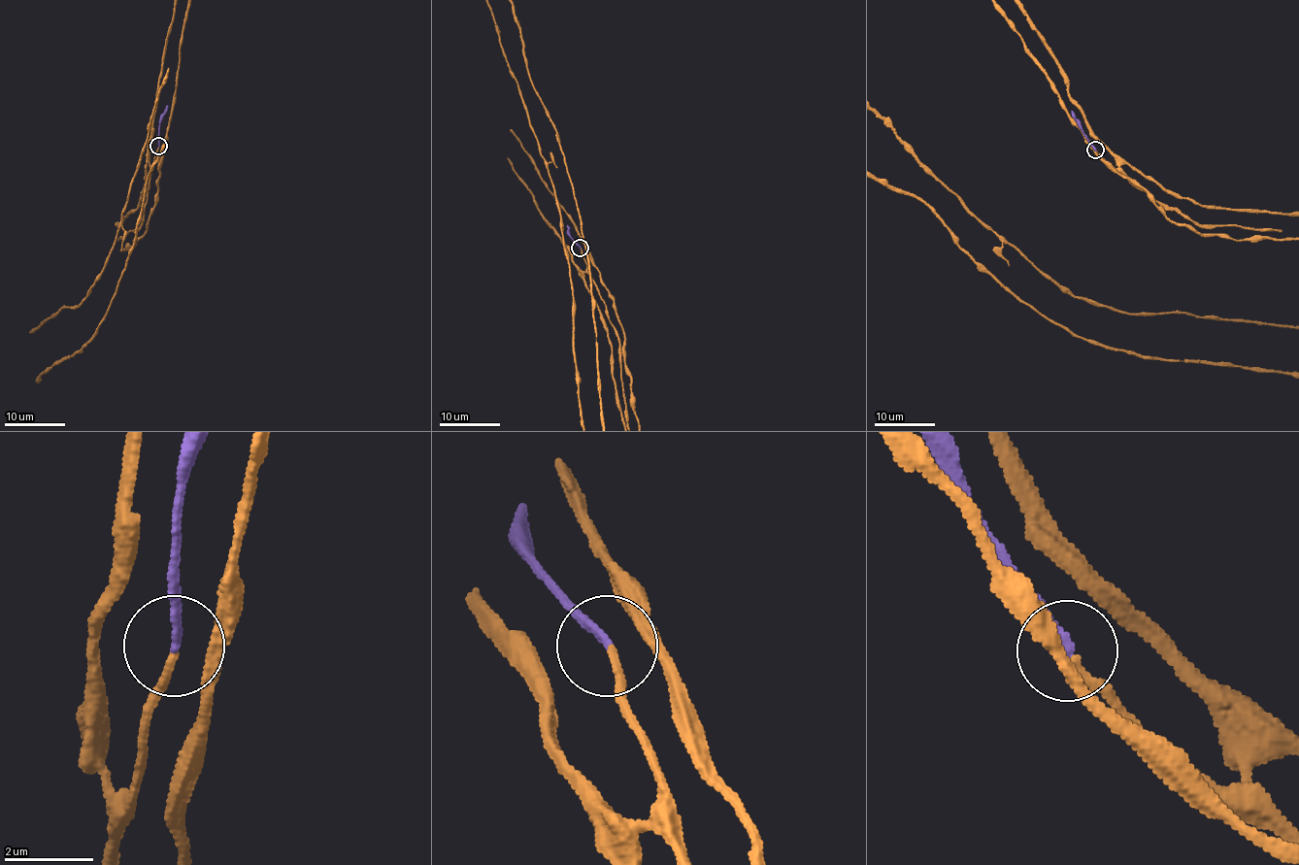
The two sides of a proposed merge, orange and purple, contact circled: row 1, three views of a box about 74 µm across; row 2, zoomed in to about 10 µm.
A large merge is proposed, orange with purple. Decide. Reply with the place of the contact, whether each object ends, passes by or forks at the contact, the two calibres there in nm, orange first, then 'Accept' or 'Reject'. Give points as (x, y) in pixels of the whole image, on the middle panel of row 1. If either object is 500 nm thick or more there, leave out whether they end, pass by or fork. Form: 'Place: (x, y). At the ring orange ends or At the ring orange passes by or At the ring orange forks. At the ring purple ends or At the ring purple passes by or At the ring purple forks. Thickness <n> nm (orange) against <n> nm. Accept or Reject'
Place: (580, 248). At the ring orange forks. At the ring purple ends. Thickness 120 nm (orange) against 200 nm. Accept

